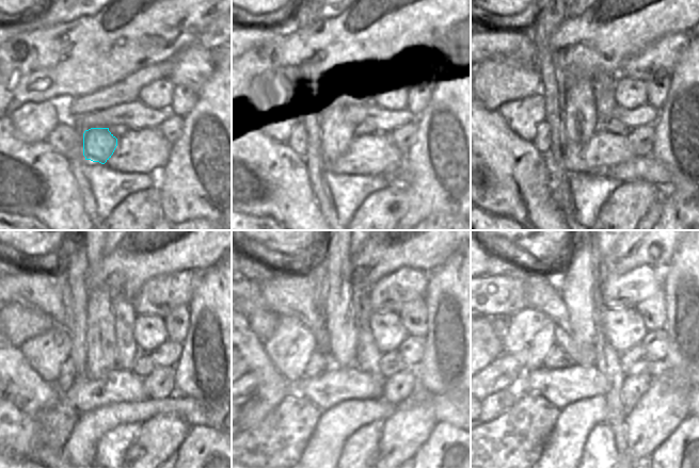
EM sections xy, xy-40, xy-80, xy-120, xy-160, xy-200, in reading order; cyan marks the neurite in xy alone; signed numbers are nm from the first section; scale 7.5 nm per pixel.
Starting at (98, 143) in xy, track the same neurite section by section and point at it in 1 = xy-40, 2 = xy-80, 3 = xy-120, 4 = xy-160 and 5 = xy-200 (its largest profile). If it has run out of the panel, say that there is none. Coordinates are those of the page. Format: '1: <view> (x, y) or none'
1: xy-40 (339, 128)
2: xy-80 (581, 124)
3: xy-120 (101, 341)
4: xy-160 (338, 316)
5: xy-200 (576, 286)

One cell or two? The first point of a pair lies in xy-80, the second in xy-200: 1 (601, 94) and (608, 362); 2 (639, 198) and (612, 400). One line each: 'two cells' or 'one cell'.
1: one cell
2: two cells

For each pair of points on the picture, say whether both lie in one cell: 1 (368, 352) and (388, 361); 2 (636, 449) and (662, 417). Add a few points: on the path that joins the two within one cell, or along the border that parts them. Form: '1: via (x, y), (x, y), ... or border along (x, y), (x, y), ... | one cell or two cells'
1: border along (381, 354), (380, 372), (385, 377) | two cells
2: via (642, 441), (645, 434), (654, 424) | one cell

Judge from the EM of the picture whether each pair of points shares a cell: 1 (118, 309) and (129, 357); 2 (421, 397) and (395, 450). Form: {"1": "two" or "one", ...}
{"1": "one", "2": "one"}

